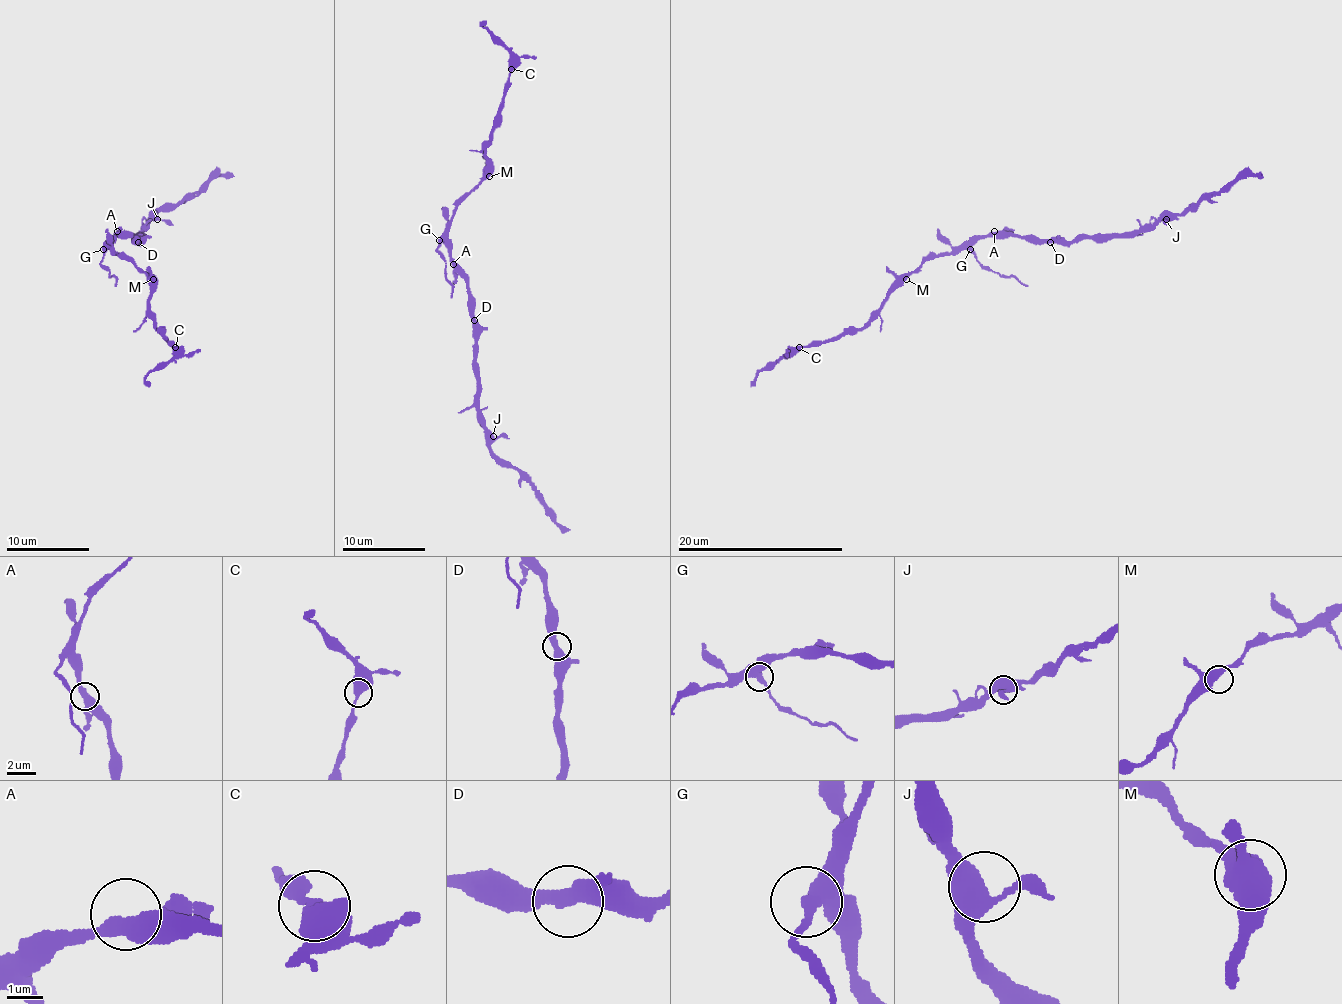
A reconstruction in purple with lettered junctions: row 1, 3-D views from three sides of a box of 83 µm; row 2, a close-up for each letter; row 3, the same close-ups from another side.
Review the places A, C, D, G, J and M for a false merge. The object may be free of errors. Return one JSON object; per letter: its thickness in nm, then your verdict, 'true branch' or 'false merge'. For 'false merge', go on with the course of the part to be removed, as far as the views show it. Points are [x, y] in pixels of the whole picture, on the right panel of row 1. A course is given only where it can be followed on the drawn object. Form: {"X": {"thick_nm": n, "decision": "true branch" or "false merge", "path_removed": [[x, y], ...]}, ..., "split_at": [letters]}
{"A": {"thick_nm": 500, "decision": "true branch"}, "C": {"thick_nm": 500, "decision": "true branch"}, "D": {"thick_nm": 480, "decision": "true branch"}, "G": {"thick_nm": 500, "decision": "false merge", "path_removed": [[971, 248], [979, 263], [991, 271], [1027, 285]]}, "J": {"thick_nm": 550, "decision": "true branch"}, "M": {"thick_nm": 500, "decision": "true branch"}, "split_at": ["G"]}

